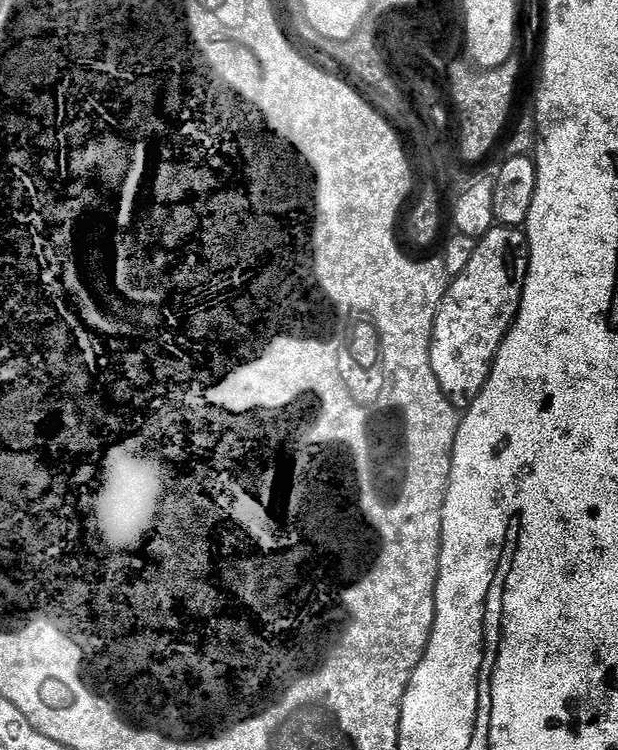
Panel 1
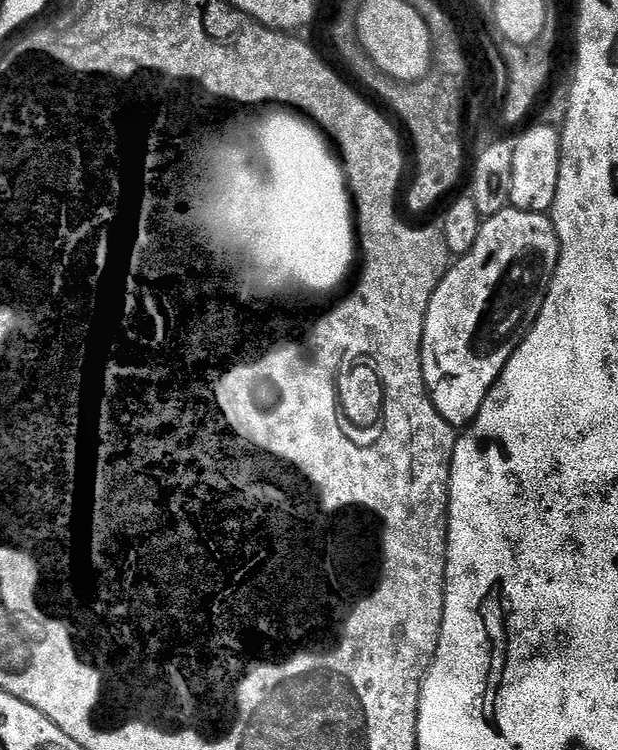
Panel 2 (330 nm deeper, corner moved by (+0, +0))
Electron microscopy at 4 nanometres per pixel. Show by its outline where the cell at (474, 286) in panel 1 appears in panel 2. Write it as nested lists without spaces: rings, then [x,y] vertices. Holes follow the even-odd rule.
[[[509,206],[481,223],[478,242],[474,242],[471,250],[449,267],[442,282],[434,290],[424,319],[420,351],[422,374],[438,414],[442,414],[442,418],[446,418],[452,428],[467,428],[475,420],[478,410],[482,410],[486,394],[490,394],[506,362],[510,362],[514,350],[536,323],[552,275],[556,273],[559,257],[560,243],[551,215]]]

